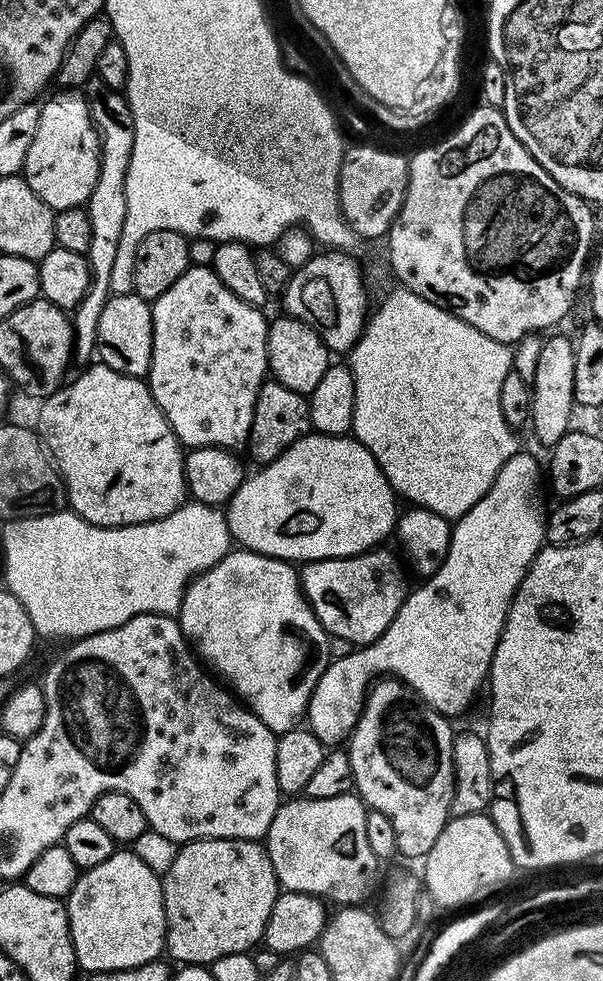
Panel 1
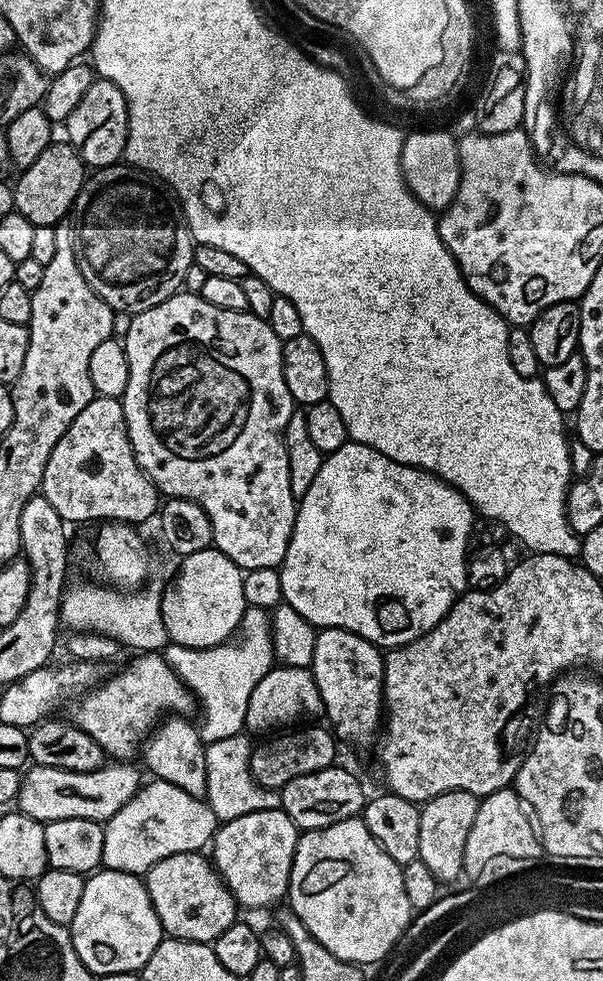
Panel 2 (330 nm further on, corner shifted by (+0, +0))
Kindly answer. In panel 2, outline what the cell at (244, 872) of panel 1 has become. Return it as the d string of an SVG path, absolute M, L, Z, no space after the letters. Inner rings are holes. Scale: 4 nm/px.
M183 852L182 854L170 854L170 858L162 858L149 872L146 873L146 883L150 902L158 914L160 924L165 933L173 940L189 940L199 944L211 944L222 934L222 930L237 923L238 905L232 897L232 891L224 885L224 879L216 872L216 865L207 855L200 852Z

